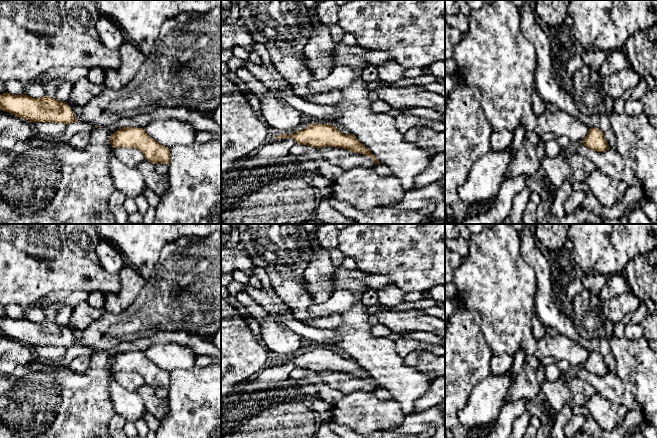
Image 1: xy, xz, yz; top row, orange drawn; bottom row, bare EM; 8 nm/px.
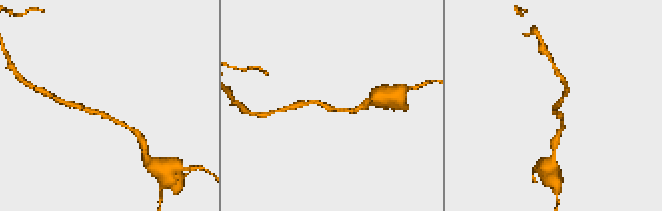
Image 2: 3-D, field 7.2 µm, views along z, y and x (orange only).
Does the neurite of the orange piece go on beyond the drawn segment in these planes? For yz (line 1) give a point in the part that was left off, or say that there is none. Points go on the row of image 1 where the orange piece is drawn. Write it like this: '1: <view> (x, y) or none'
1: none

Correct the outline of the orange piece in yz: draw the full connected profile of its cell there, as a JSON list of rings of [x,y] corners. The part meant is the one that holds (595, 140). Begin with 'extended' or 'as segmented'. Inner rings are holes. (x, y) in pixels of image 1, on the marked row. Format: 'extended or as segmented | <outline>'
as segmented | [[[590,128],[583,144],[591,150],[605,152],[610,149],[604,133],[598,128]]]

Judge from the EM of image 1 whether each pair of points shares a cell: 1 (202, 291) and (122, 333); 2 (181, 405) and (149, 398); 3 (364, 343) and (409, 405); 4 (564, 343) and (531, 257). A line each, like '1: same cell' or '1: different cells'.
1: same cell
2: different cells
3: same cell
4: different cells

